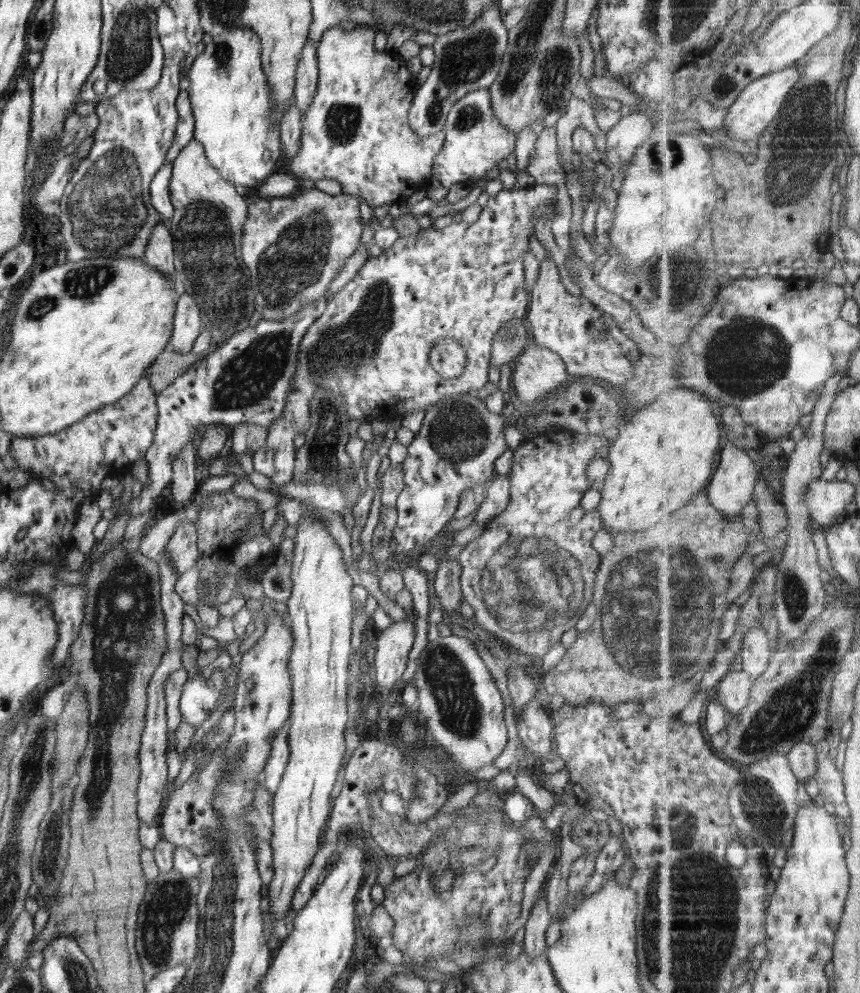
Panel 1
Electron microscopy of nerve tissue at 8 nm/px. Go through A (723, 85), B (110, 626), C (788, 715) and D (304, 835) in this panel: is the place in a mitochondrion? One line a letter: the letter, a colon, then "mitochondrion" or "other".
A: mitochondrion
B: mitochondrion
C: mitochondrion
D: other

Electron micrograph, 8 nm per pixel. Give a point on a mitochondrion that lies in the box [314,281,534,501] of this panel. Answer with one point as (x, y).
(458, 433)

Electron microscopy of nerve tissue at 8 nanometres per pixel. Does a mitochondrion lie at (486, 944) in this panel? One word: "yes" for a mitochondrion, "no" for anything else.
no

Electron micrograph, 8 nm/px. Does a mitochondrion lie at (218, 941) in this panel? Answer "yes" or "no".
yes

